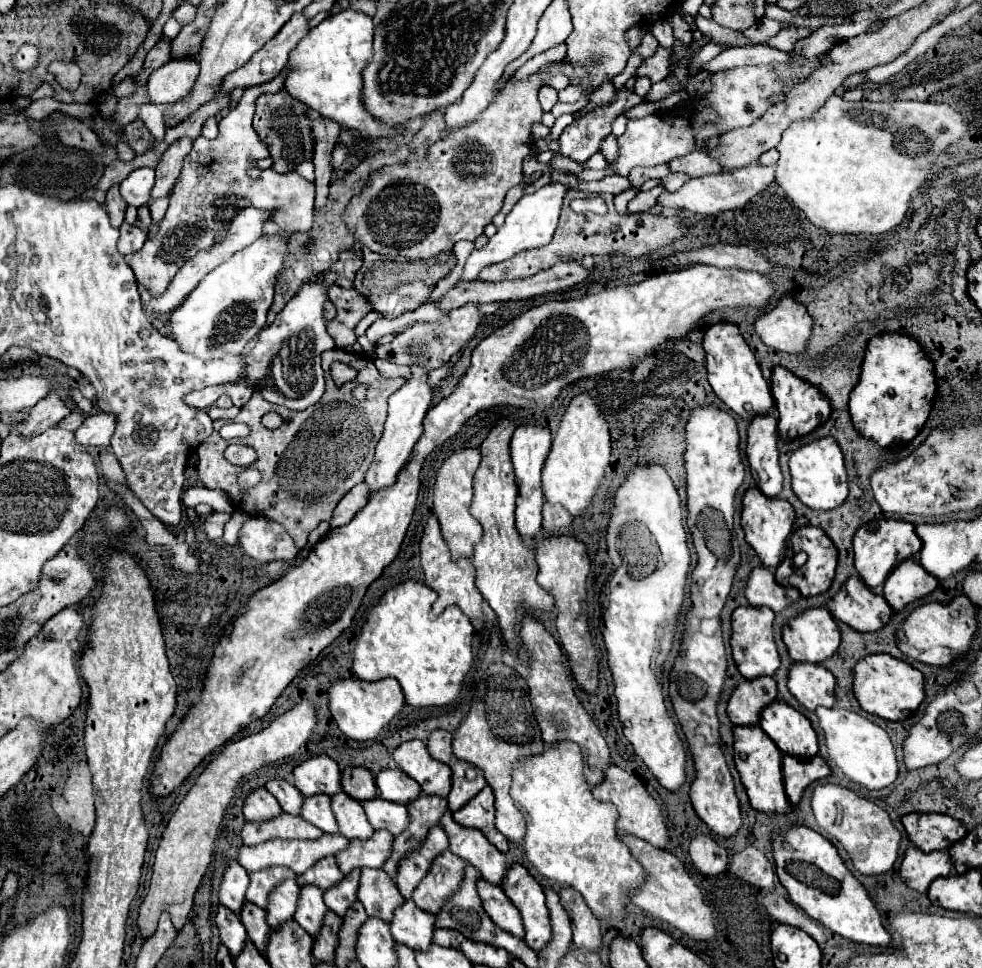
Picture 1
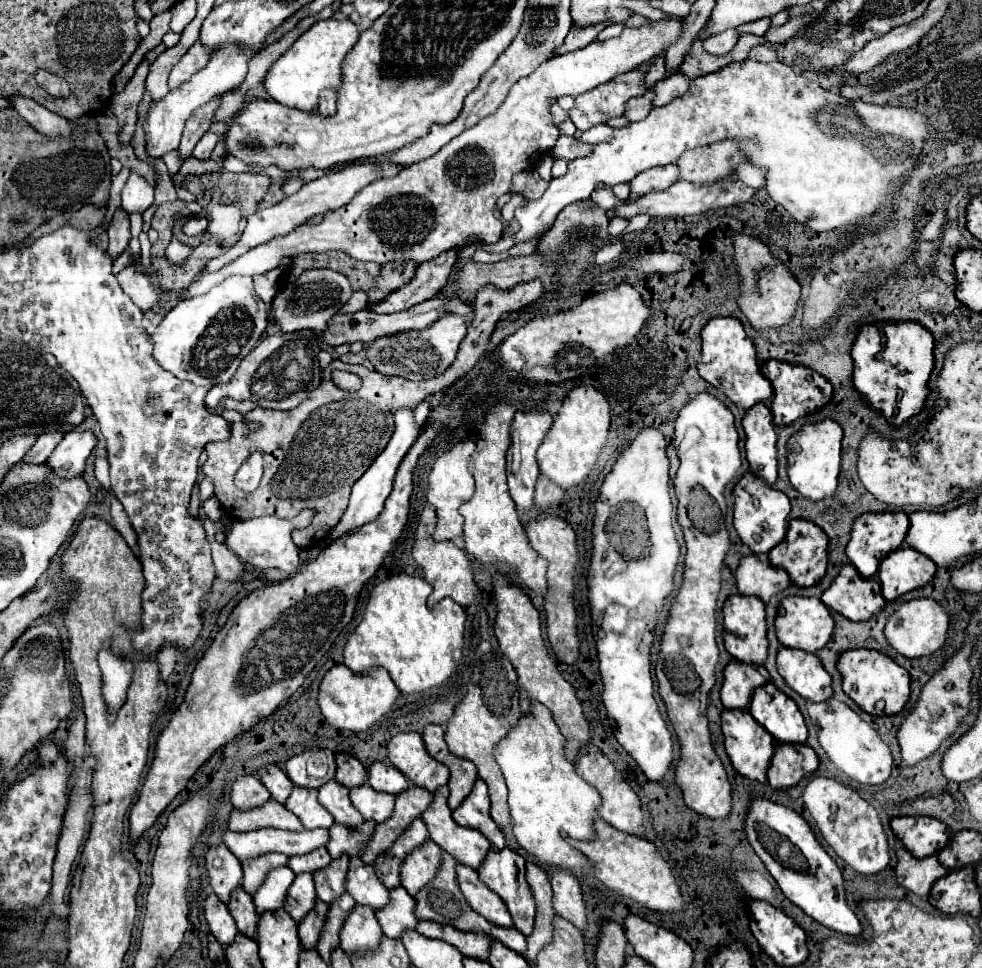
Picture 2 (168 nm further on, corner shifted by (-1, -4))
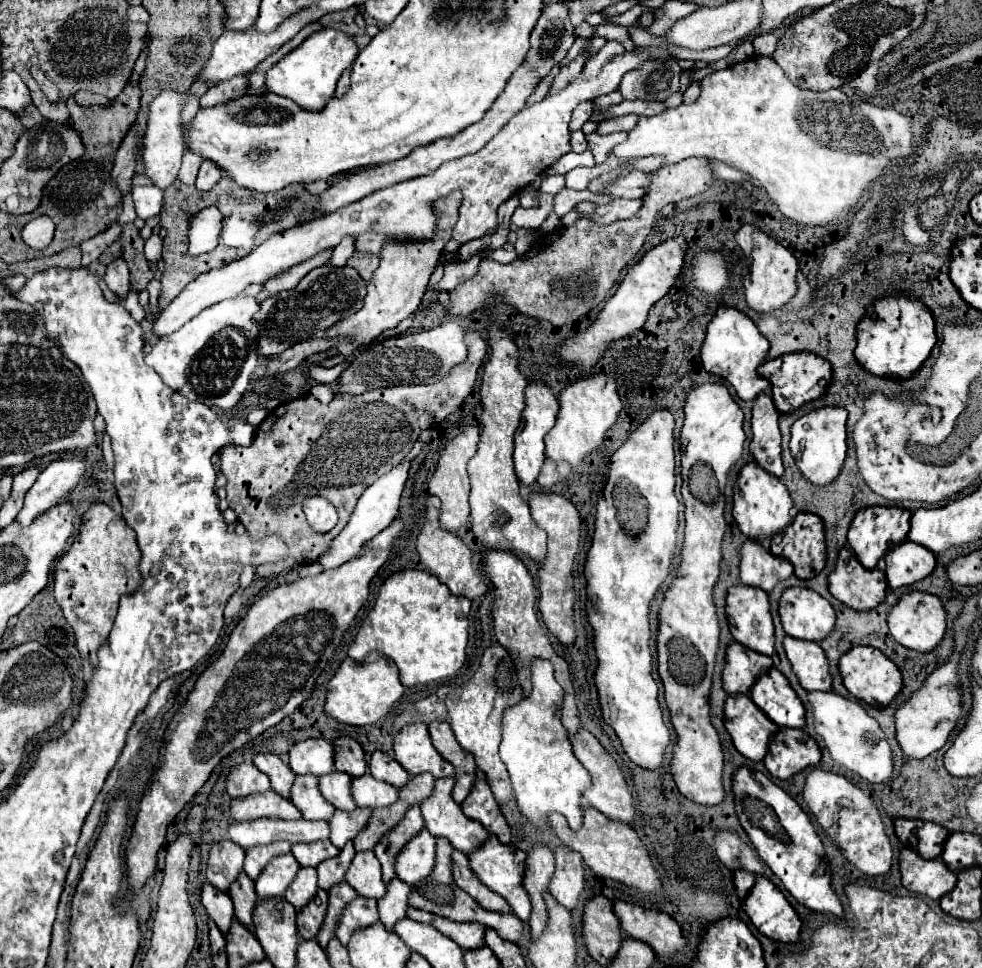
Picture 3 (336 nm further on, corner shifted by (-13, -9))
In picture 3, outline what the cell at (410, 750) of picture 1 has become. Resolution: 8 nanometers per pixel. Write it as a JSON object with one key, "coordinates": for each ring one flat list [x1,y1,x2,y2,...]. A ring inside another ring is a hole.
{"coordinates":[[413,722,405,724,393,738,395,760,403,762,405,770,415,776,431,772,435,778,447,778,455,774,455,768,433,748,427,724]]}

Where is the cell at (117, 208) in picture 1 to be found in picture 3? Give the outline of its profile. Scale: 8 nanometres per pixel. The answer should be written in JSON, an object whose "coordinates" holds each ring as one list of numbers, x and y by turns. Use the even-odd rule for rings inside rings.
{"coordinates":[[123,260,111,262,107,266,105,282,107,282,107,286,109,286,109,290,113,294,117,294,121,300,125,300,127,294,129,294,129,270,127,270,127,262,123,262]]}

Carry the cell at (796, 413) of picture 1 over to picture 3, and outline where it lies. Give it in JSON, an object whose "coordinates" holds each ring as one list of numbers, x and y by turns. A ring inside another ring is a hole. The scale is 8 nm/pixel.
{"coordinates":[[811,352,783,354,783,356,777,356,773,360,765,360,757,370,763,378,767,378,771,382,773,402,775,402,777,410,783,414,793,412,795,408,803,406,805,402,811,402,811,400,823,396,831,384,831,378,833,378,831,364,825,358,811,354],[821,380,823,380,823,386,821,386]]}

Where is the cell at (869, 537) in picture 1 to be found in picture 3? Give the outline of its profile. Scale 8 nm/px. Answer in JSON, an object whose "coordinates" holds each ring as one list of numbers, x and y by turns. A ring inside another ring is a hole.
{"coordinates":[[869,506,863,508,855,514,855,518,849,524,847,530,847,540,849,546,853,548,855,556,859,558,859,562,867,568,875,568,877,562,885,556,885,552,893,546,897,546,899,542,907,540,907,532,911,528,911,512,905,508,885,508,885,506]]}

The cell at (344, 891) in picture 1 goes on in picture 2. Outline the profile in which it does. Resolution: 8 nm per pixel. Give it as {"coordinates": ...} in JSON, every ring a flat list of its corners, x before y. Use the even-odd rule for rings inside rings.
{"coordinates":[[339,857,339,861,331,861,331,869,323,869,323,873,315,873,315,891,321,901,331,905,345,893,345,879,349,871,349,857]]}

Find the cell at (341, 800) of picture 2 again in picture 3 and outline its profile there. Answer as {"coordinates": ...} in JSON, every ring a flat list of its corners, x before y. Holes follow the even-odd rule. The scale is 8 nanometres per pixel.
{"coordinates":[[331,772,319,776,321,794,339,810,355,810,355,802,351,798,351,776,343,772]]}

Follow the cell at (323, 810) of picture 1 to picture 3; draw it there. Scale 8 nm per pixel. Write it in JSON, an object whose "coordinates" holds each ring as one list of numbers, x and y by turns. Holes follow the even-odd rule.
{"coordinates":[[299,774,293,780,289,800,307,820,329,820,335,808,323,798,313,774]]}

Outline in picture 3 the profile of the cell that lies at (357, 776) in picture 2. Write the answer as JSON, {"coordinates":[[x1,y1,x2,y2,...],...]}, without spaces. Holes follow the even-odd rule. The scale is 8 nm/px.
{"coordinates":[[341,736,341,738,335,738,331,744,333,744,333,750,335,750,333,758,335,758,335,768,337,770,347,772,353,778,367,772,365,752,359,746,359,742,355,742,349,736]]}

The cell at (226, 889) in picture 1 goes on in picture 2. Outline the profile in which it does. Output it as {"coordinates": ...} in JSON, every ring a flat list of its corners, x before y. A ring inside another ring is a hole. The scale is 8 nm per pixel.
{"coordinates":[[219,845,207,851,205,867,215,895,223,903,229,903,231,893,243,883,243,869,239,859,225,845]]}

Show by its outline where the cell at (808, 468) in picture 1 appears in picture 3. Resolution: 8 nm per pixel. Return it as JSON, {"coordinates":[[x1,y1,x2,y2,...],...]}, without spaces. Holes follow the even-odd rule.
{"coordinates":[[823,406,819,410,807,412,803,414,799,420,795,420,795,424,791,426,791,440,789,440,789,448,791,454,799,466,799,470,803,472,803,476,817,484,817,486,827,486,831,480,837,478,843,460,845,460,845,452,847,452,847,410,841,406]]}

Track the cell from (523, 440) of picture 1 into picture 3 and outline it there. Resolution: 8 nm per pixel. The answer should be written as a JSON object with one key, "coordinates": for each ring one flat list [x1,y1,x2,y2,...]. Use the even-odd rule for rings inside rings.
{"coordinates":[[527,382,527,388,525,388,525,410,521,414,521,424,519,424,517,432,515,432,515,452,513,452,517,478,525,486,531,486,537,480,537,476,539,476,539,470,541,470,543,460,545,460,543,438,551,430,551,426,555,424,557,410,559,410,557,398,553,396,553,392,551,392,551,388,547,384,543,384,543,382]]}

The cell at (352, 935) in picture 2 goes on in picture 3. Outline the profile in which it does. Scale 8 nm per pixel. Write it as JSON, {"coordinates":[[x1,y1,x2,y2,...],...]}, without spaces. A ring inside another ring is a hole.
{"coordinates":[[357,896,355,900,351,900,343,914,339,916,339,924,335,930,335,936,339,938,339,942,343,946,347,946,351,934,357,928,365,928,379,922,379,912,377,912,377,900,375,898,365,898,365,896]]}

